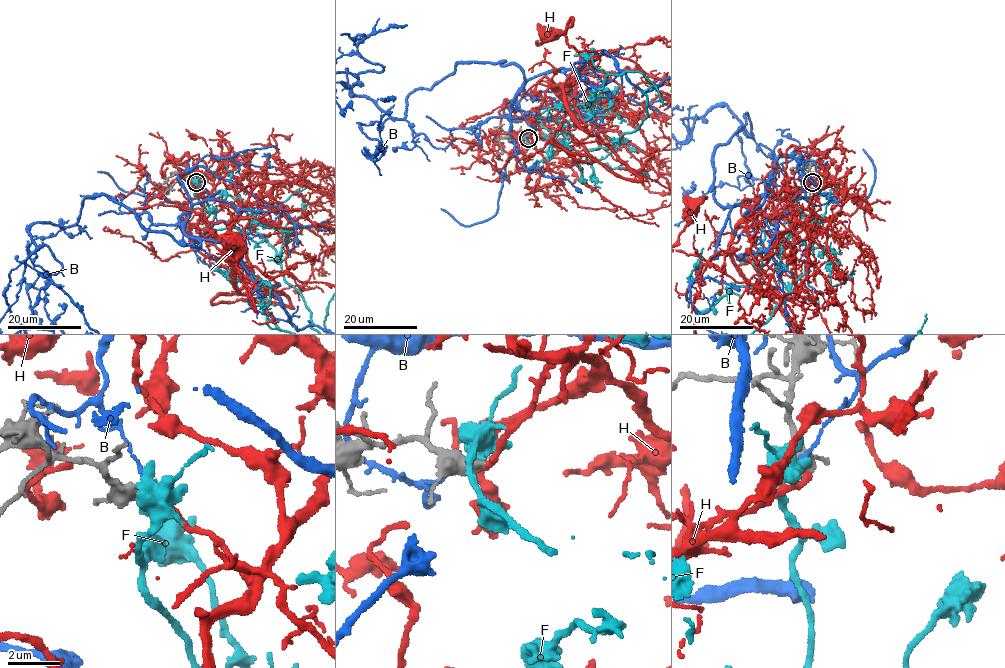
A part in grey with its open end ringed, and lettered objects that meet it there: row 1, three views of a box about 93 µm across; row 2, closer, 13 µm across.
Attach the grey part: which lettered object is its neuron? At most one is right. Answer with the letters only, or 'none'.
H

